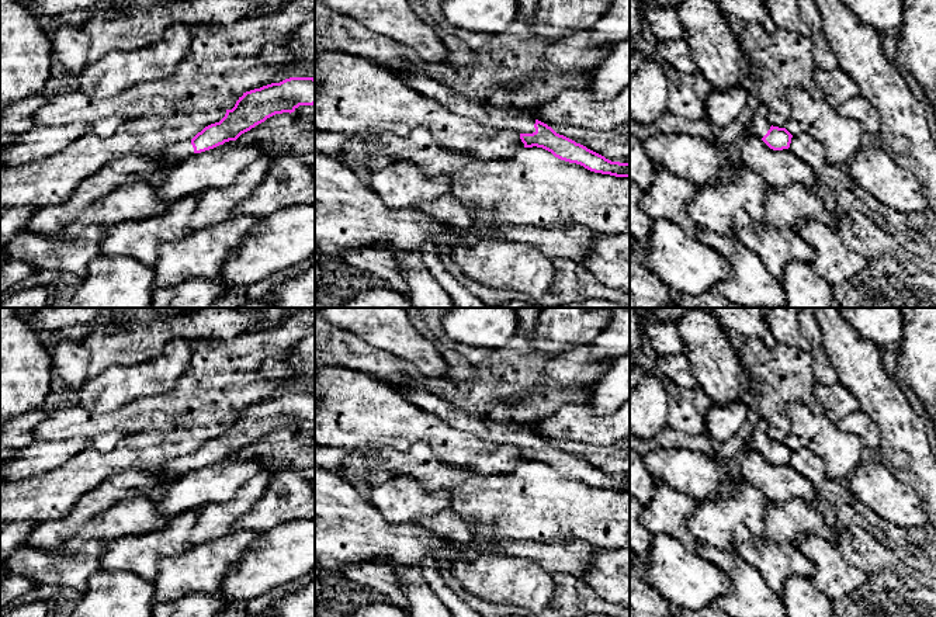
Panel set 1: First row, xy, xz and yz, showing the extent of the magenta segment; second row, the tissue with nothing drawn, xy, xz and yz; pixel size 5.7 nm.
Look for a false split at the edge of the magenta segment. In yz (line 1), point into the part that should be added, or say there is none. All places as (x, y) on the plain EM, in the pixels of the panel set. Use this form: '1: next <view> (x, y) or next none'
1: next yz (759, 439)

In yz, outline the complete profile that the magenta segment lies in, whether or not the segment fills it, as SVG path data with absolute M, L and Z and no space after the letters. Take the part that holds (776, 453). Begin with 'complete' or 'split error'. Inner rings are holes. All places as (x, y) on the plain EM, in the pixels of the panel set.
split error | M759 419L748 440L746 450L759 451L770 464L788 464L793 450L786 443L773 441L767 434L767 423Z

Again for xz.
split error | M415 381L384 382L401 392L406 401L419 409L436 415L460 431L467 431L493 443L517 447L524 462L542 462L561 475L580 479L594 488L630 492L630 478L606 474L586 461L557 448L547 439L534 434L530 427L520 426L514 422L483 419L475 413L464 412L454 403L448 403L429 392Z

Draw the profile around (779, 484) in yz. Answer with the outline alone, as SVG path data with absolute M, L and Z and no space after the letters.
M746 450L736 464L739 474L758 488L767 502L781 505L800 498L815 506L817 489L788 464L773 465L756 450Z

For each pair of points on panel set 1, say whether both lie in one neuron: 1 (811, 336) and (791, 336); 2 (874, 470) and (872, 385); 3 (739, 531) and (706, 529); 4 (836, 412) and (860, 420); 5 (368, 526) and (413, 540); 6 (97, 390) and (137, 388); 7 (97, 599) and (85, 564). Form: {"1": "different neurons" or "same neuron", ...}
{"1": "different neurons", "2": "different neurons", "3": "different neurons", "4": "different neurons", "5": "same neuron", "6": "same neuron", "7": "different neurons"}

